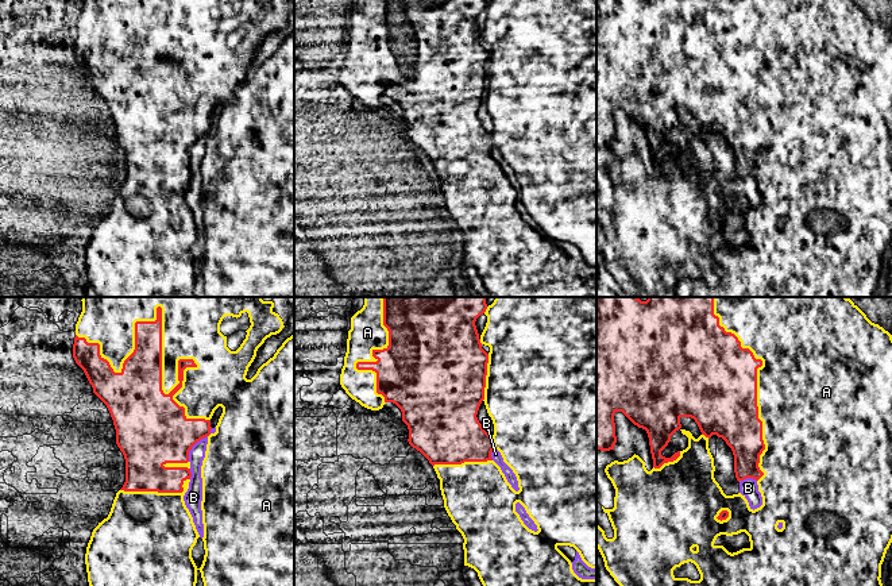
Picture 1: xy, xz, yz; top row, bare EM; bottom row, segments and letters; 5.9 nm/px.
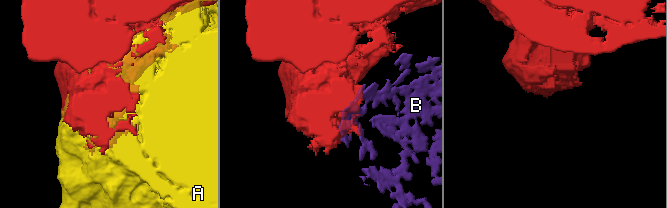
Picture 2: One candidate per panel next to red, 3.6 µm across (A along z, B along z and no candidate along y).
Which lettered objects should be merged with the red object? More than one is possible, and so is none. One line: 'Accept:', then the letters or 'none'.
Accept: none

